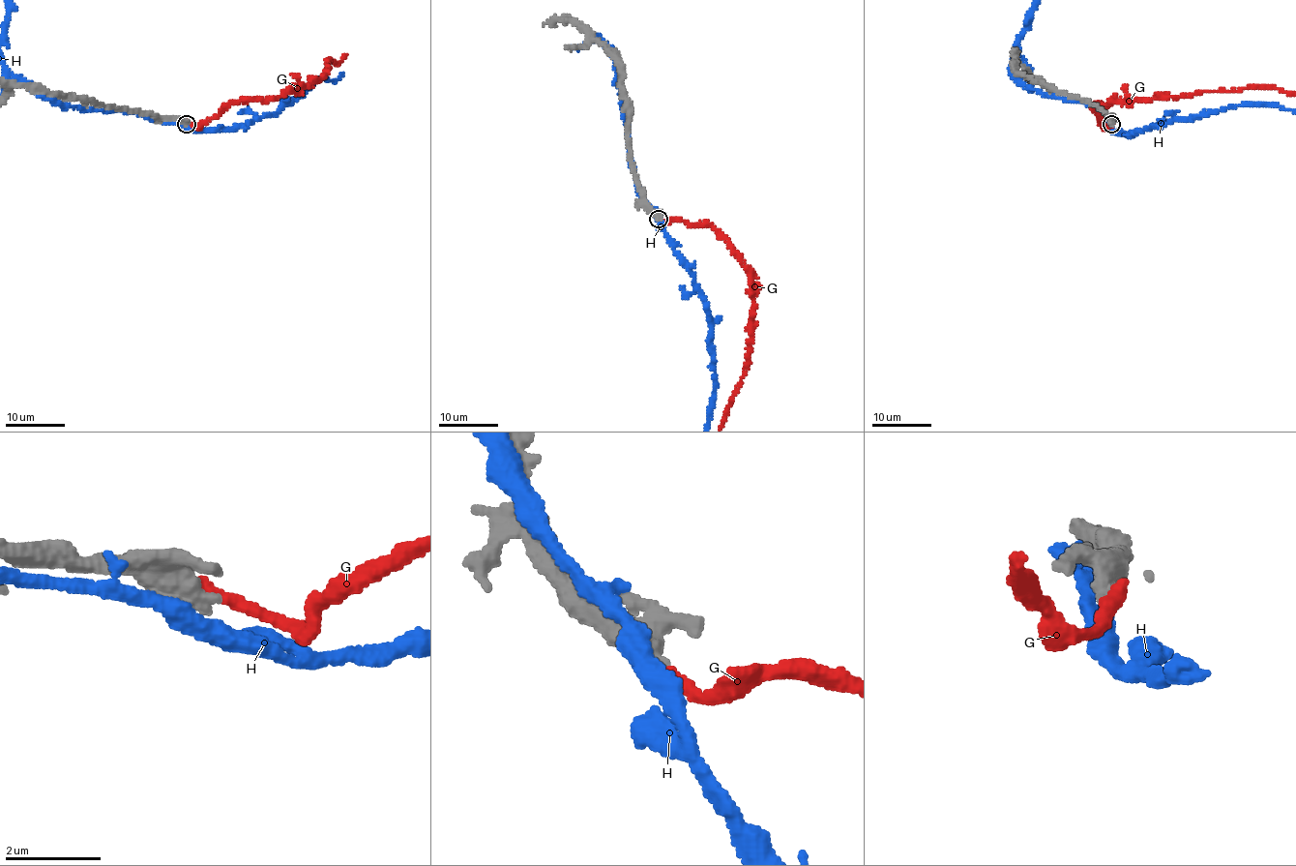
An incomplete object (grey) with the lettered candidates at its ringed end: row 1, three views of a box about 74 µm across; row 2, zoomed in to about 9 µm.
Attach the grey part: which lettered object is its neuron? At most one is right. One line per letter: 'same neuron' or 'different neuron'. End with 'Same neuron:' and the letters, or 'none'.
G: different neuron
H: different neuron
Same neuron: none

